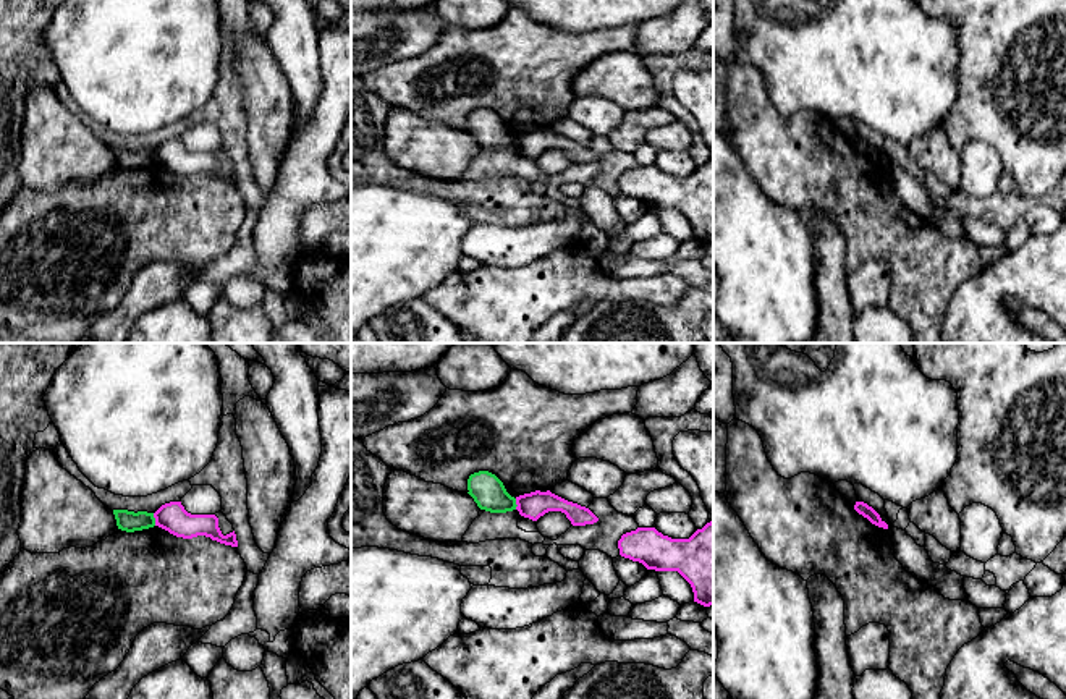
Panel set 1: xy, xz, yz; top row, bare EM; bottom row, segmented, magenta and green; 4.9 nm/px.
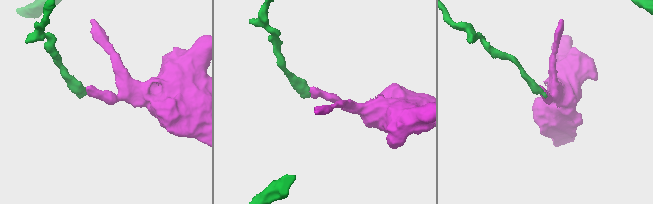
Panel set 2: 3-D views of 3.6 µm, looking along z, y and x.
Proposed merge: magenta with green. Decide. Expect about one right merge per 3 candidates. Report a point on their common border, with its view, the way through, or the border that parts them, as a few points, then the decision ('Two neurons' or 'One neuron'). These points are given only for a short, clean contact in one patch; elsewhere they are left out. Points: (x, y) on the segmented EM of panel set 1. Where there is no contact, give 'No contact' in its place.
Touches magenta at xy (156, 520). Boundary: xy (152, 513), (156, 525). Two neurons

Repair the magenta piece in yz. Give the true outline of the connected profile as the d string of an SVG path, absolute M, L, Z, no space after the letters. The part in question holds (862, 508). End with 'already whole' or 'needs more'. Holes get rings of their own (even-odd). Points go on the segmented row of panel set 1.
M856 502L854 510L867 518L872 524L888 529L888 524L880 518L880 515L864 502Z; already whole

